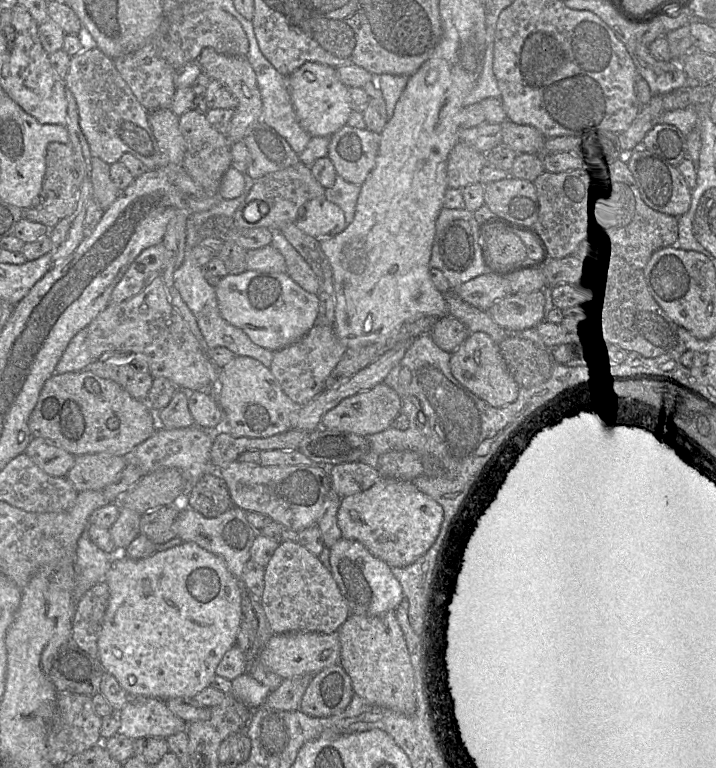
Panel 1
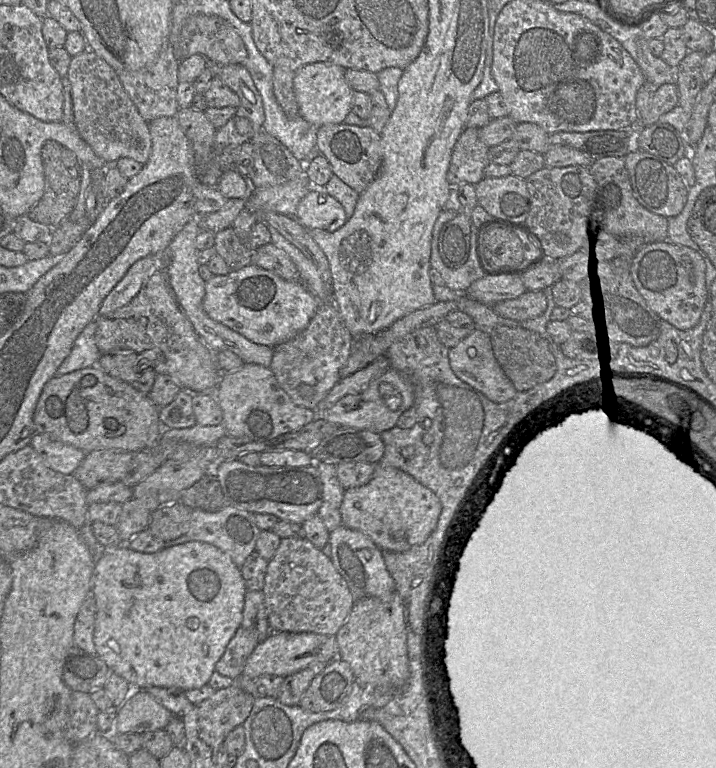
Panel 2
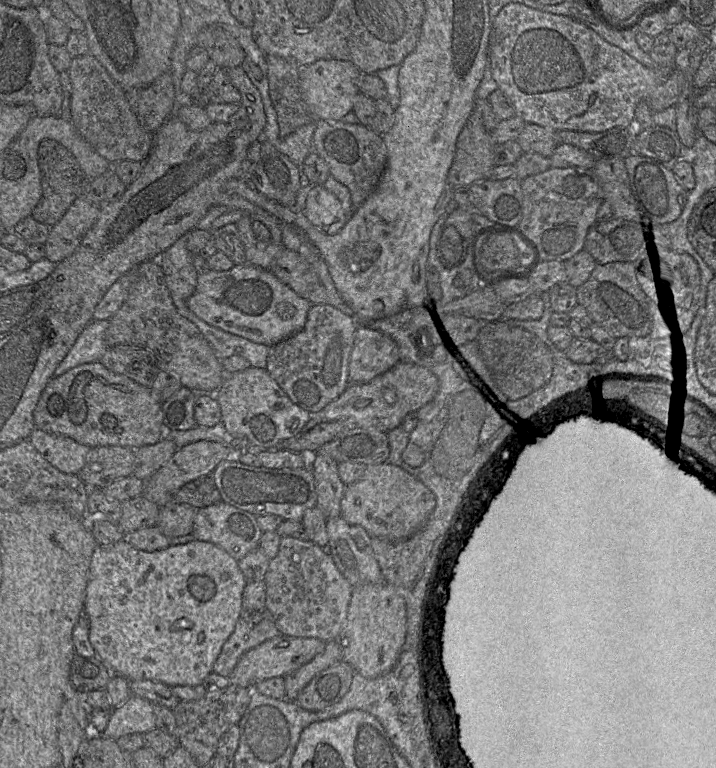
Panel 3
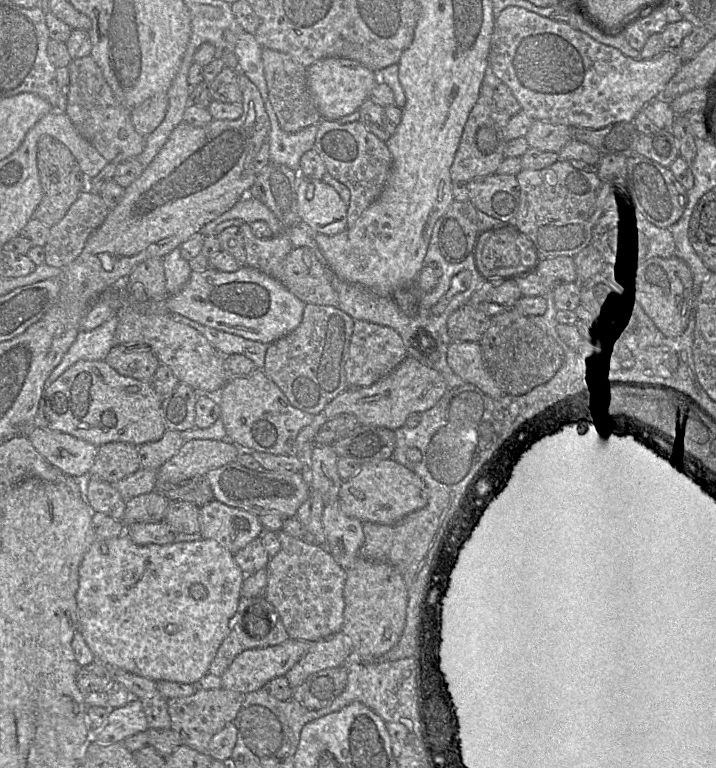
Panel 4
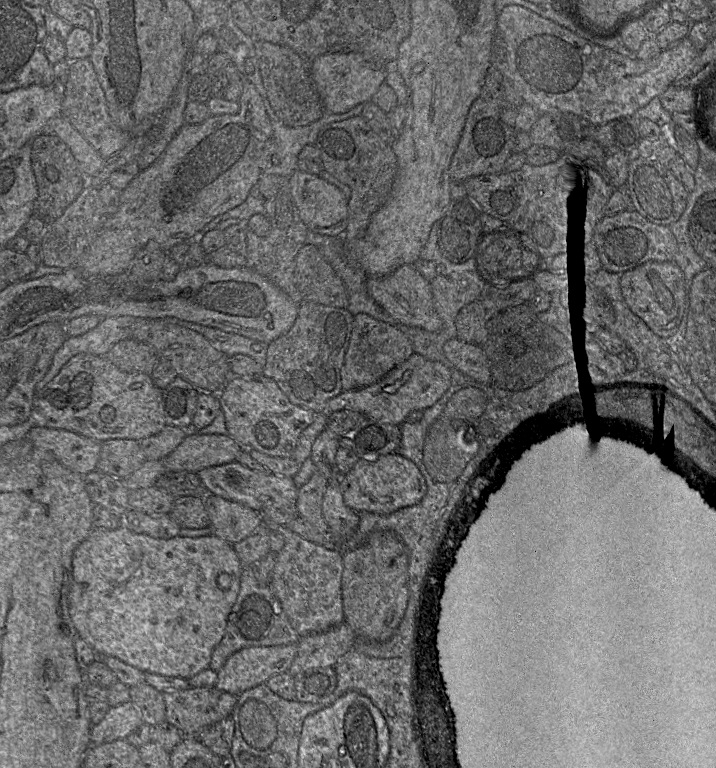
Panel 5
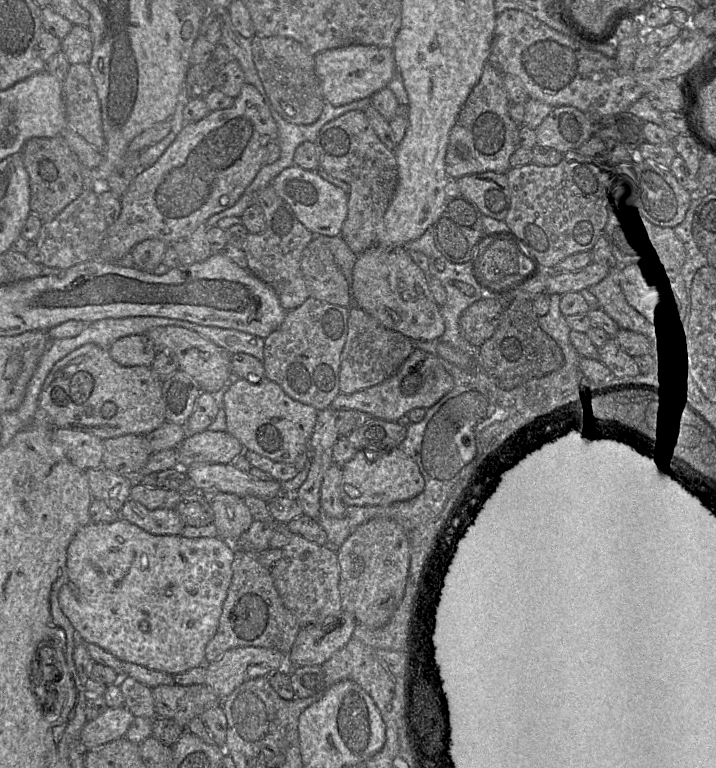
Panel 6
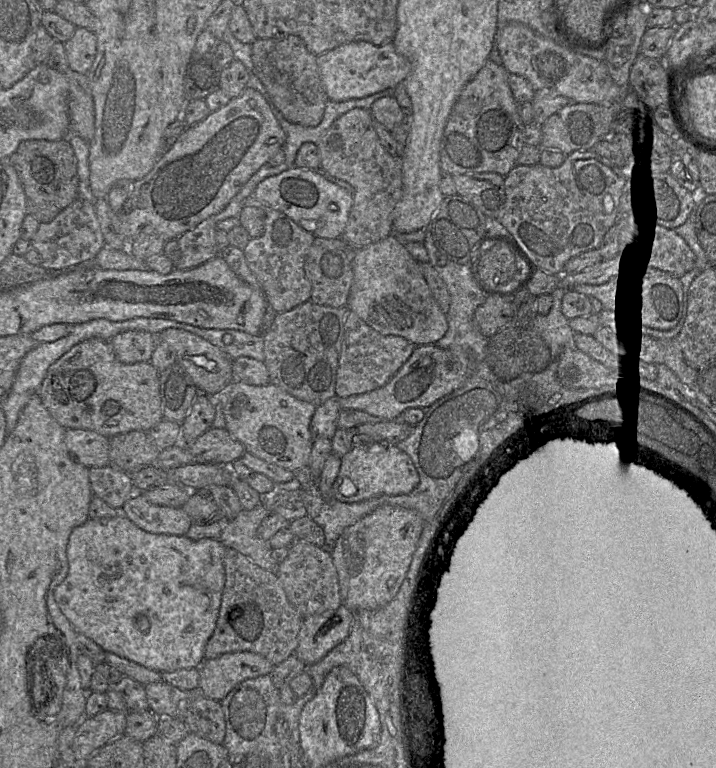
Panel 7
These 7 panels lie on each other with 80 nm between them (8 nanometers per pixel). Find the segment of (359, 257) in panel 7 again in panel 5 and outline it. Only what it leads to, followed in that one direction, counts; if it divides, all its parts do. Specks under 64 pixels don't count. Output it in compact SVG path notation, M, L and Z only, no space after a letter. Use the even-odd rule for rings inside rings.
M403 265L384 277L368 277L366 289L370 297L381 306L397 323L436 332L442 326L437 315L431 284L417 270L415 265Z

